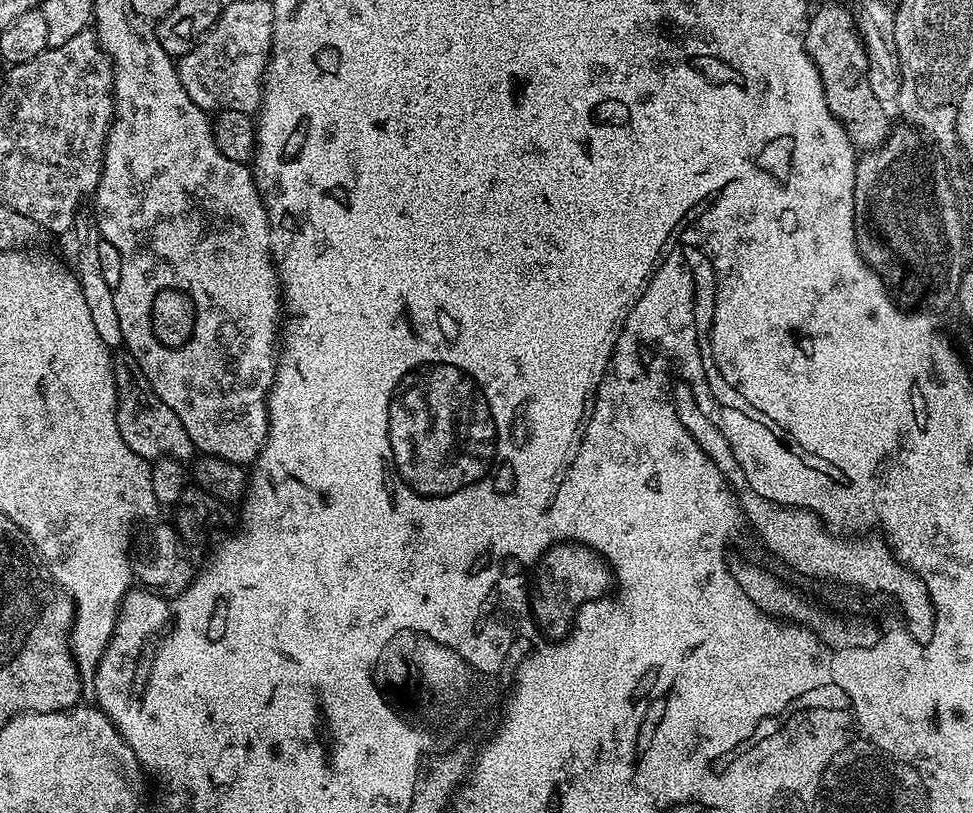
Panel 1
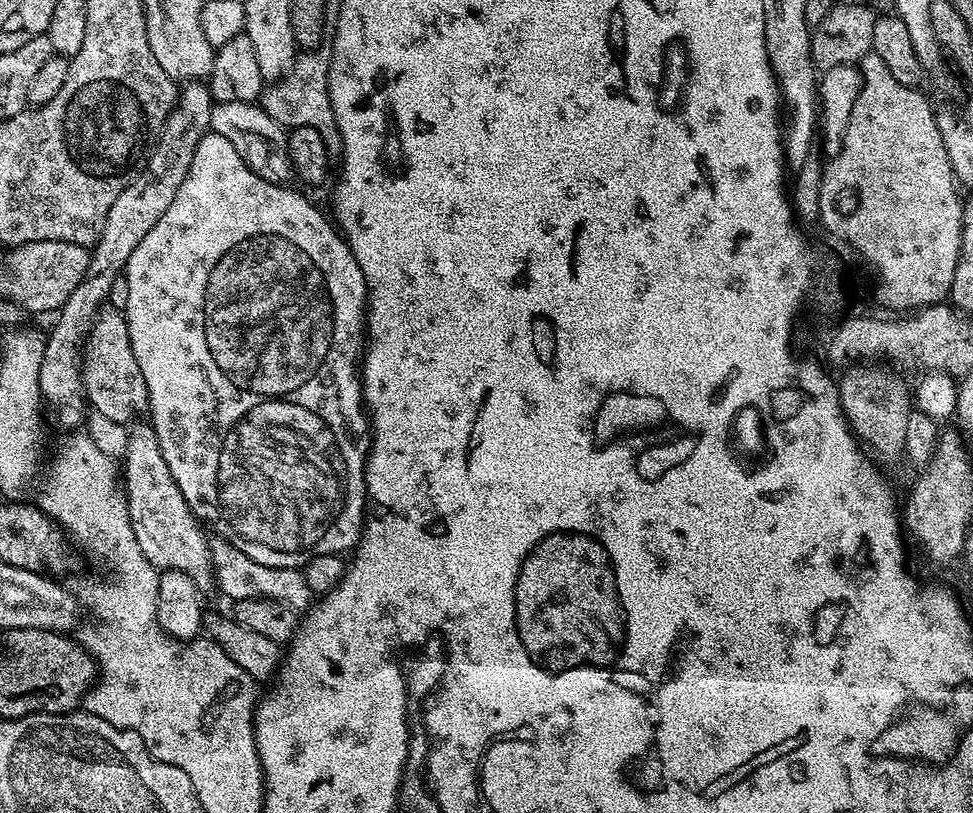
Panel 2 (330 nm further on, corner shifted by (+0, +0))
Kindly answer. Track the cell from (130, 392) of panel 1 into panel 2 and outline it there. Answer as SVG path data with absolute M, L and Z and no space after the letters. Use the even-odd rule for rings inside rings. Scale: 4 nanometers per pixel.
M219 538L213 539L210 547L214 581L216 580L221 590L229 596L229 601L277 600L283 604L289 604L294 610L307 609L313 603L314 593L307 585L301 569L262 566L262 562L254 562L254 558L246 558L242 550L238 550L233 544L227 544Z

